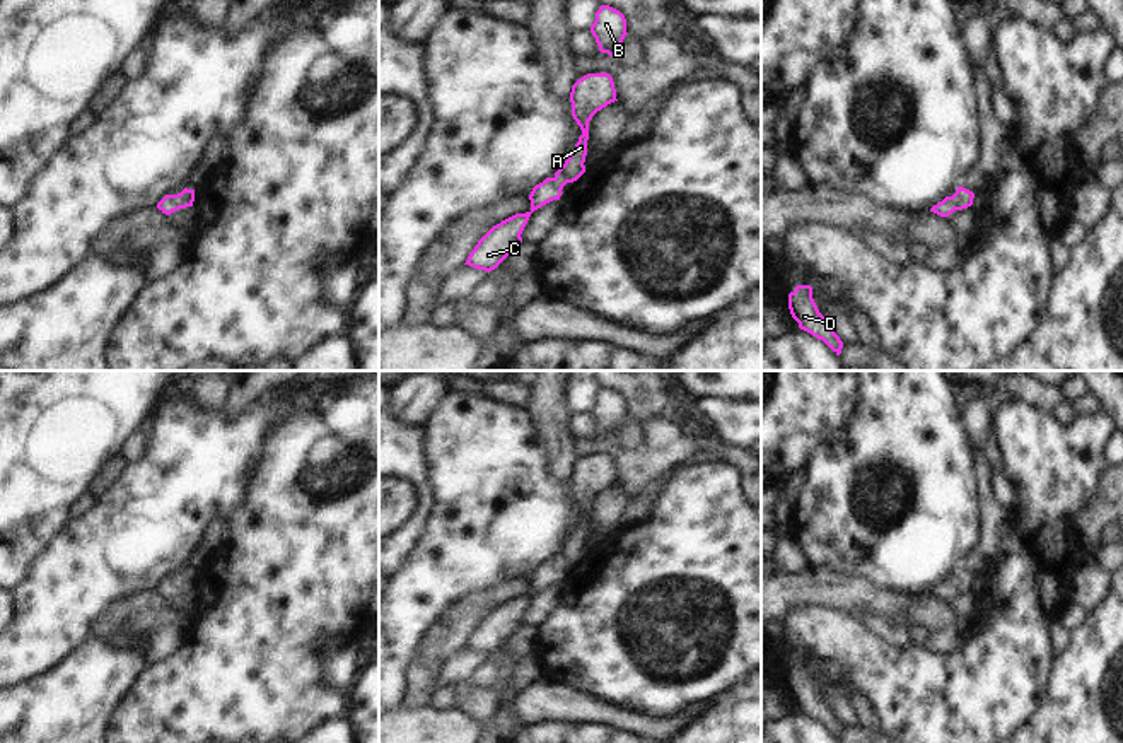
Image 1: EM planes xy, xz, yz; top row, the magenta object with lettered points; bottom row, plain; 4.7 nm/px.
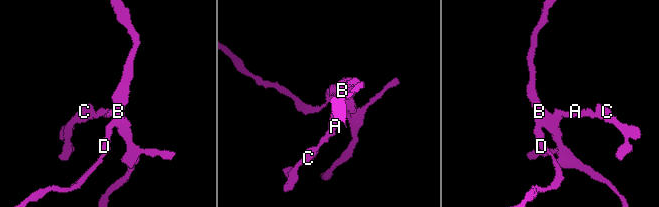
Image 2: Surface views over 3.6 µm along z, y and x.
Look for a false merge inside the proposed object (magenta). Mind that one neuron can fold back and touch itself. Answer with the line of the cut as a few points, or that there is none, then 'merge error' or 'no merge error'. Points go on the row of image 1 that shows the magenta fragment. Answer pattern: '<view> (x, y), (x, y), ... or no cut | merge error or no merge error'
no cut | no merge error

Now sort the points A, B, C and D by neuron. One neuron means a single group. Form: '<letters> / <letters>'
A B C D

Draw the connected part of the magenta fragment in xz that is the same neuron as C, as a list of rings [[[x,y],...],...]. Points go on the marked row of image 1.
[[[587,73],[572,85],[572,116],[582,130],[573,152],[553,178],[546,178],[532,188],[529,195],[531,210],[515,214],[493,225],[478,241],[464,265],[490,273],[522,243],[521,234],[531,214],[553,200],[560,200],[563,186],[577,181],[585,173],[584,162],[587,155],[589,121],[597,111],[614,101],[618,101],[616,89],[609,73]]]

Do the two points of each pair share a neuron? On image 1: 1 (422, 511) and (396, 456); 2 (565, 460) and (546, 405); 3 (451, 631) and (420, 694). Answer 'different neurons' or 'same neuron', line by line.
1: same neuron
2: same neuron
3: same neuron

